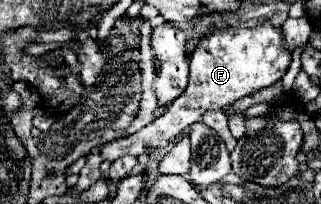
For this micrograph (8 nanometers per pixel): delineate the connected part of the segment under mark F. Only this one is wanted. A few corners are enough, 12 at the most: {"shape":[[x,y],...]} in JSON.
{"shape":[[271,21],[201,37],[183,95],[101,159],[165,147],[277,83],[293,53]]}

